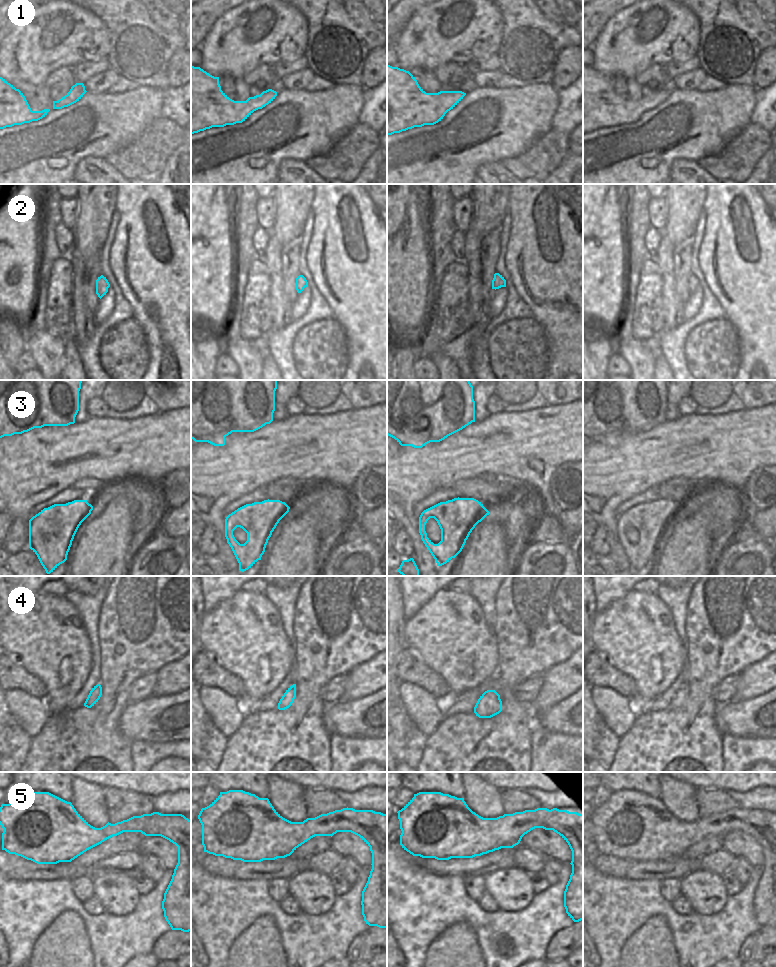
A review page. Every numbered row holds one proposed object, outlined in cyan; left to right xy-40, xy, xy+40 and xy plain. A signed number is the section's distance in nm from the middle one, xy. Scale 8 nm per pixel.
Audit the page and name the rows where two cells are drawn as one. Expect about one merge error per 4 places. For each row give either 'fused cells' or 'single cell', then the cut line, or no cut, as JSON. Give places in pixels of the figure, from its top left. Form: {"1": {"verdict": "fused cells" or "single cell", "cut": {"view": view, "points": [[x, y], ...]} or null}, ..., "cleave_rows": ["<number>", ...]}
{"1": {"verdict": "single cell", "cut": null}, "2": {"verdict": "single cell", "cut": null}, "3": {"verdict": "single cell", "cut": null}, "4": {"verdict": "single cell", "cut": null}, "5": {"verdict": "single cell", "cut": null}, "cleave_rows": []}

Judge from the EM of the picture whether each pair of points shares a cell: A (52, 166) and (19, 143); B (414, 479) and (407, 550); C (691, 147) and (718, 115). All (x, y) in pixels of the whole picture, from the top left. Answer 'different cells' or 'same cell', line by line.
A: same cell
B: different cells
C: same cell

